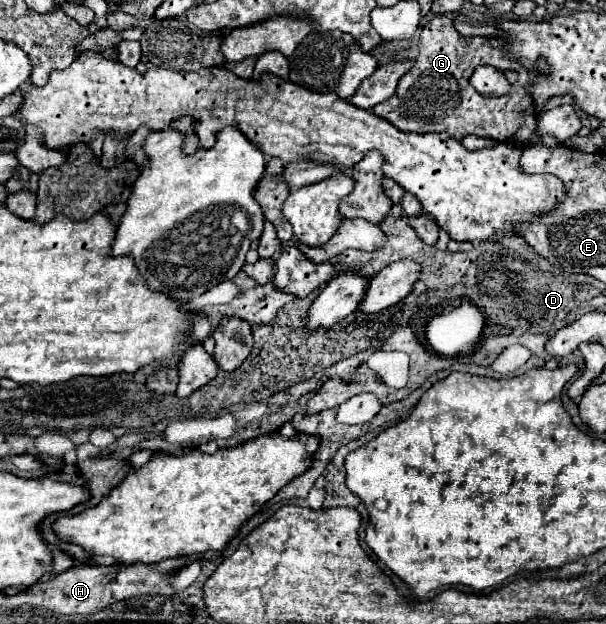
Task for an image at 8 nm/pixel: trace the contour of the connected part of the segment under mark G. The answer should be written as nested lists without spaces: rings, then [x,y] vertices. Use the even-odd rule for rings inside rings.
[[[433,16],[421,32],[419,56],[415,66],[399,80],[397,92],[385,102],[377,104],[373,112],[387,118],[403,132],[447,132],[451,138],[461,140],[467,134],[491,138],[497,142],[523,142],[509,146],[557,146],[559,142],[545,134],[537,134],[537,114],[533,110],[533,98],[529,98],[529,80],[533,74],[521,68],[513,58],[505,58],[505,46],[501,38],[475,36],[471,42],[453,28],[453,18]],[[489,64],[501,70],[515,70],[519,74],[517,84],[503,98],[485,98],[469,84],[469,76],[475,66]]]

